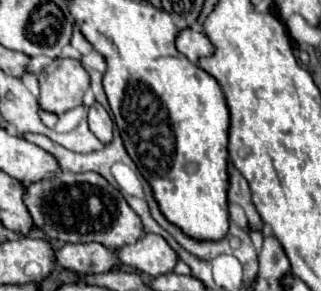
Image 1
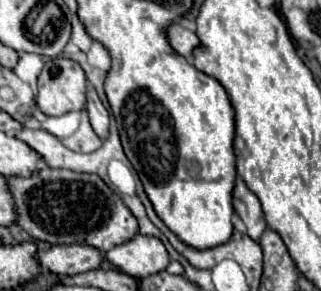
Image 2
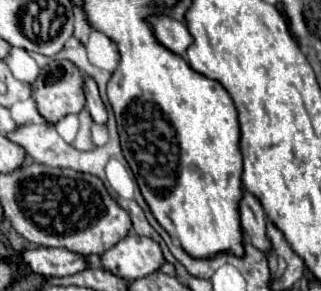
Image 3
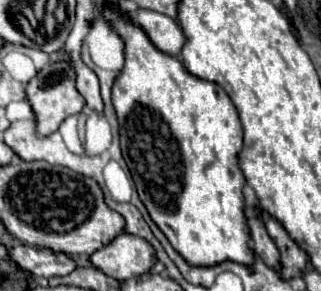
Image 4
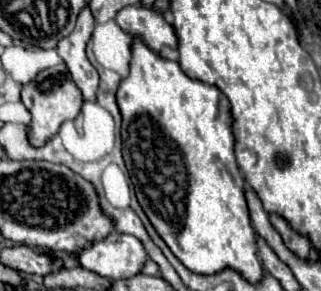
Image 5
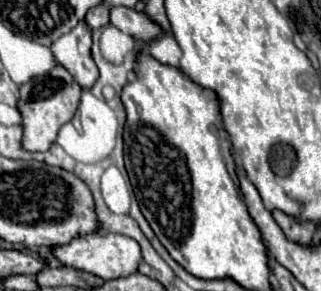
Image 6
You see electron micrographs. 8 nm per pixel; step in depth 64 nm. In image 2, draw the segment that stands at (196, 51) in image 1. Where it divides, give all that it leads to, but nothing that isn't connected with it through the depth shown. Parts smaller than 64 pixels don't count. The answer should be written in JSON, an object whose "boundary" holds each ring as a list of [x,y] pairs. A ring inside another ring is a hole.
{"boundary":[[[176,22],[176,24],[172,24],[172,26],[168,28],[168,36],[170,36],[172,48],[174,48],[178,54],[182,54],[184,58],[188,58],[188,60],[192,62],[192,52],[200,46],[200,40],[198,40],[196,32],[186,30],[186,28],[182,28],[182,26]]]}

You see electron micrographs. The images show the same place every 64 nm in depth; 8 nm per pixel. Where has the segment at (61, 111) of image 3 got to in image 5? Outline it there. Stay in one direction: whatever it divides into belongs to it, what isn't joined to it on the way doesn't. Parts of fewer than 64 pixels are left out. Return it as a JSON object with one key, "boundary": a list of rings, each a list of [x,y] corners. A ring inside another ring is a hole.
{"boundary":[[[58,64],[54,68],[42,70],[32,82],[28,82],[22,88],[22,102],[24,106],[30,110],[32,114],[32,122],[30,122],[30,142],[34,146],[44,144],[46,140],[50,140],[58,128],[62,126],[62,122],[66,120],[74,120],[84,104],[84,98],[80,96],[80,90],[76,88],[66,64]]]}

